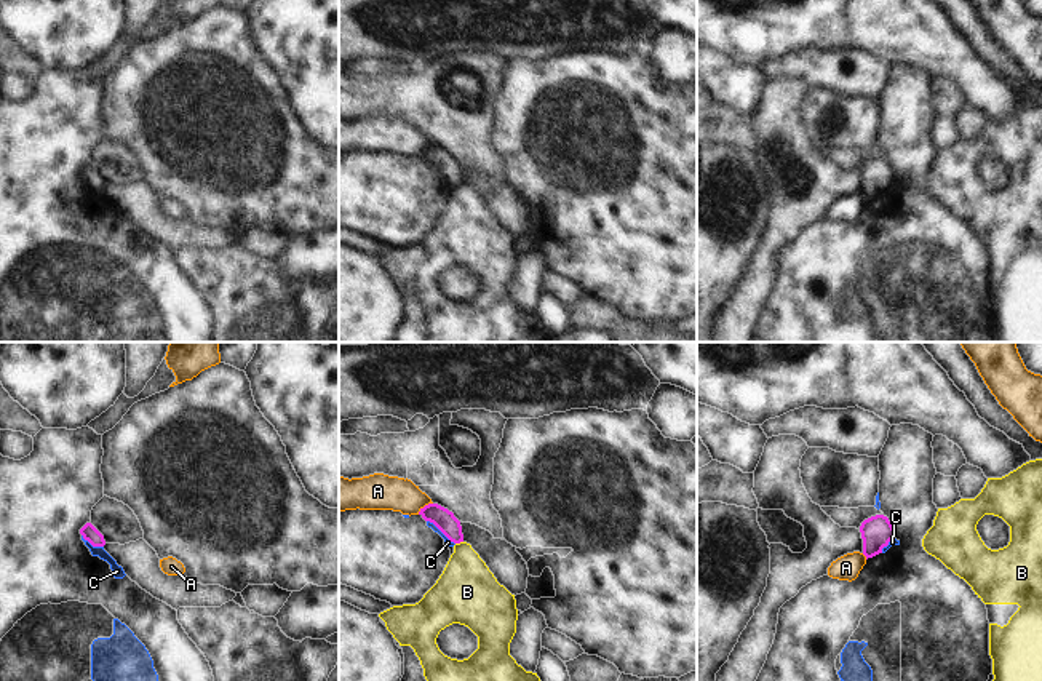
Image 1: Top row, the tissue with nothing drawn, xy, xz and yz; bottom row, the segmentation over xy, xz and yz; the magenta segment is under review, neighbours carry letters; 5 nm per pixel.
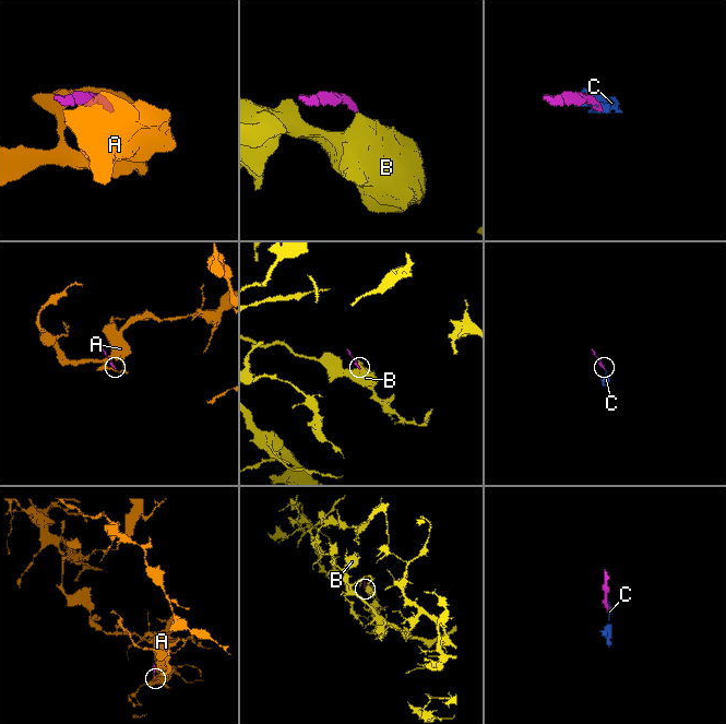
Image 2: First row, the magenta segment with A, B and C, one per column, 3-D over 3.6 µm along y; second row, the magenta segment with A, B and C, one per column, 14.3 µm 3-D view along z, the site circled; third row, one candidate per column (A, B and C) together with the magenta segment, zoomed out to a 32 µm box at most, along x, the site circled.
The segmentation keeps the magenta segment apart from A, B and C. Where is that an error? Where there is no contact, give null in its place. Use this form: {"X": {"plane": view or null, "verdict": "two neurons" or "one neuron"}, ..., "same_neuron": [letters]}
{"A": {"plane": "xz", "verdict": "two neurons"}, "B": {"plane": "xz", "verdict": "two neurons"}, "C": {"plane": "xz", "verdict": "two neurons"}, "same_neuron": []}

